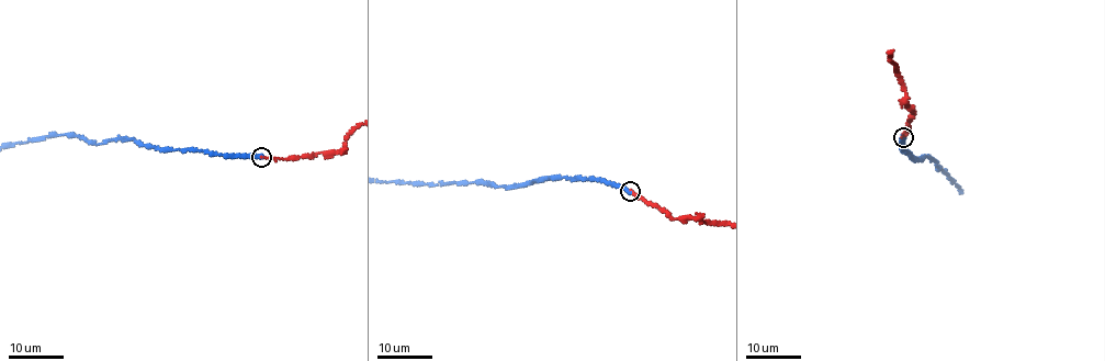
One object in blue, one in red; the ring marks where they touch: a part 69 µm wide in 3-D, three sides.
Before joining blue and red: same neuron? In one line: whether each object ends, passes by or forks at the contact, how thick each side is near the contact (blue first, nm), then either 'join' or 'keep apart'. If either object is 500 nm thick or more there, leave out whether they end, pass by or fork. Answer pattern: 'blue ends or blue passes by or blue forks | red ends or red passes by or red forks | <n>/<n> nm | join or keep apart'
blue ends | red ends | 260/220 nm | keep apart

